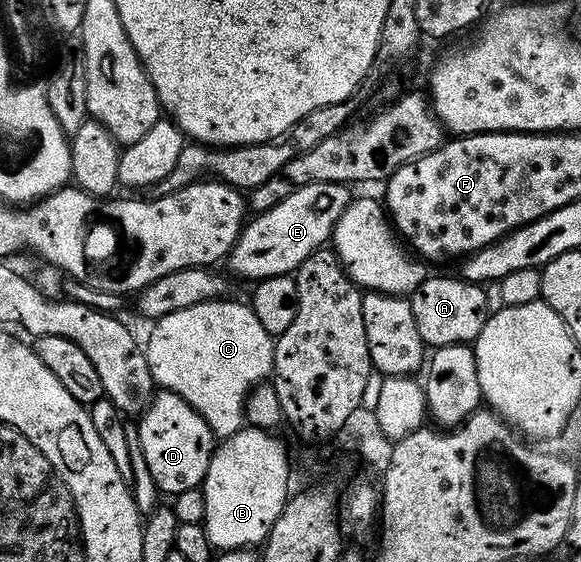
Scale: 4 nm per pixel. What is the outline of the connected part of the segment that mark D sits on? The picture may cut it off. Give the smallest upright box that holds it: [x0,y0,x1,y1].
[136,389,216,496]

